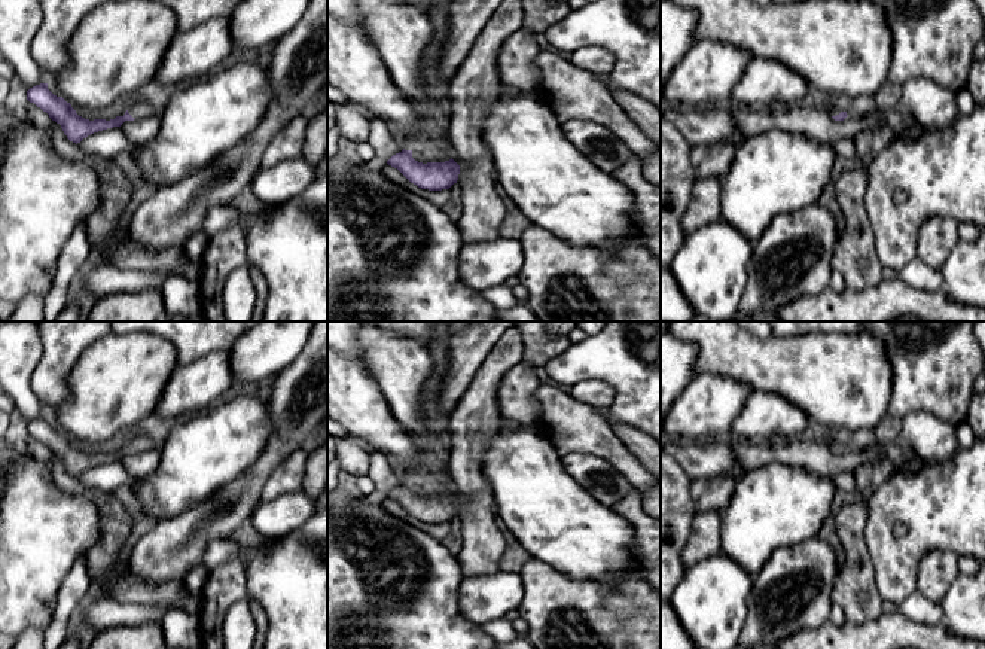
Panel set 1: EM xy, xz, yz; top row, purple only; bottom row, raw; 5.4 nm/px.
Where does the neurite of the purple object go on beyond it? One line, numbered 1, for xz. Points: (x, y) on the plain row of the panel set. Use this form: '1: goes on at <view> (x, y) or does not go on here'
1: does not go on here

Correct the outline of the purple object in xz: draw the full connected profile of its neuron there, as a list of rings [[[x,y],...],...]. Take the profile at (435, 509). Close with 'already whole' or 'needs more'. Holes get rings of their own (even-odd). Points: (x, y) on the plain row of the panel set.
[[[402,484],[393,488],[388,499],[397,502],[411,517],[421,522],[449,522],[458,514],[460,499],[451,491],[445,496],[418,496],[412,491],[412,484]]] | already whole

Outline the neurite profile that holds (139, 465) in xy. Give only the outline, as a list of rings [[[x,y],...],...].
[[[156,448],[134,454],[125,454],[121,458],[121,463],[125,467],[125,470],[137,479],[143,479],[152,475],[158,469],[159,461],[161,451]]]

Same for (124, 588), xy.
[[[126,566],[116,572],[109,595],[113,601],[140,606],[174,606],[198,618],[201,594],[192,594],[183,582],[168,581],[161,584],[146,582],[131,576]]]

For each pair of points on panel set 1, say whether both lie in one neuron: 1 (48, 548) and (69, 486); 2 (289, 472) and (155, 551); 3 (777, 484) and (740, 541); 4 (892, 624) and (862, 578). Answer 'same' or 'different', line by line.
1: different
2: different
3: same
4: different

